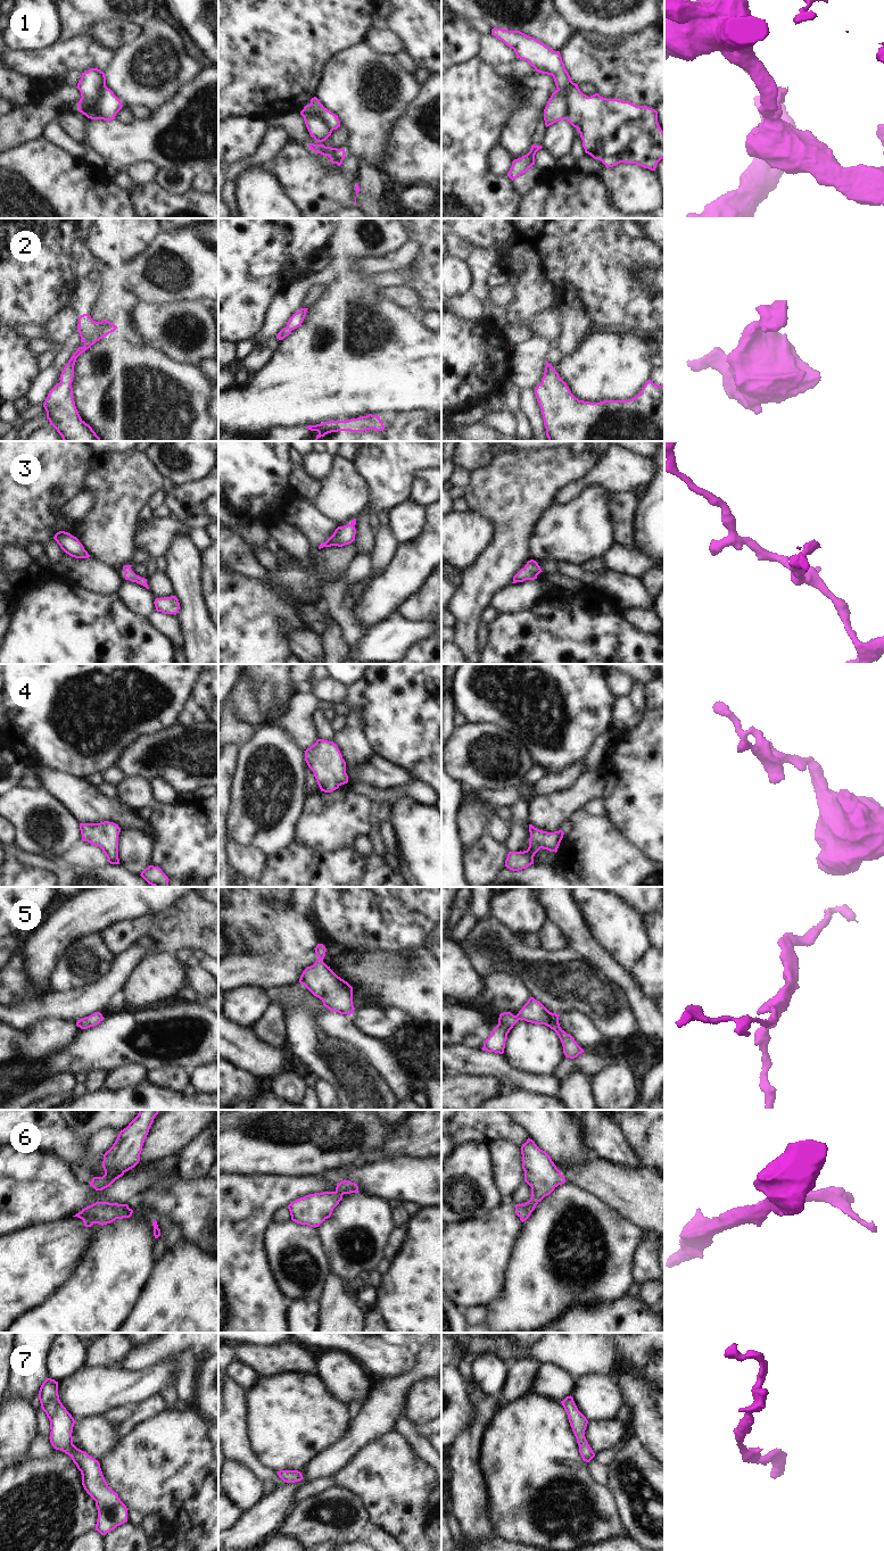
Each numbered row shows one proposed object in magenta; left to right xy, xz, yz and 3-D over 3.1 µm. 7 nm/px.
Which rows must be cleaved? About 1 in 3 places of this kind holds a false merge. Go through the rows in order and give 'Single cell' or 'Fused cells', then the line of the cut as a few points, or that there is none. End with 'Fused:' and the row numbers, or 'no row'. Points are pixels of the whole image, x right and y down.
1: Fused cells. Split along xz (300, 112), (316, 114), (332, 130)
2: Single cell. No split
3: Single cell. No split
4: Single cell. No split
5: Single cell. No split
6: Single cell. No split
7: Single cell. No split
Fused: 1

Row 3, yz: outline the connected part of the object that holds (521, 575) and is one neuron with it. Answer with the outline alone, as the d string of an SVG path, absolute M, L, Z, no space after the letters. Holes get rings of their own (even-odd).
M534 559L527 562L523 569L521 569L514 577L513 582L523 582L526 580L535 580L537 575L543 572L538 563Z

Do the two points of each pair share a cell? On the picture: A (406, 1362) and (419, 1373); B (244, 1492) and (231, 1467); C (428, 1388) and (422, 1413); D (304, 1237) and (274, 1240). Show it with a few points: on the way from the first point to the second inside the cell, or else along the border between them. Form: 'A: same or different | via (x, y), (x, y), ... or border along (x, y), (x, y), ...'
A: different | border along (415, 1354), (415, 1361), (409, 1370), (388, 1377)
B: same | via (241, 1486), (233, 1473)
C: same | via (428, 1394), (422, 1408)
D: same | via (297, 1240), (281, 1240)

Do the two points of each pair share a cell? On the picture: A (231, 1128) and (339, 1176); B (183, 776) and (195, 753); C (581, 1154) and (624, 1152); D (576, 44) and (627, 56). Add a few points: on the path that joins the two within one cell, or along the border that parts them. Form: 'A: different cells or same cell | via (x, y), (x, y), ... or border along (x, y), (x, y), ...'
A: different cells | border along (354, 1161), (323, 1171), (319, 1176)
B: same cell | via (186, 770), (187, 763), (191, 759)
C: different cells | border along (583, 1129), (585, 1145), (597, 1155)
D: same cell | via (588, 54), (614, 55)

